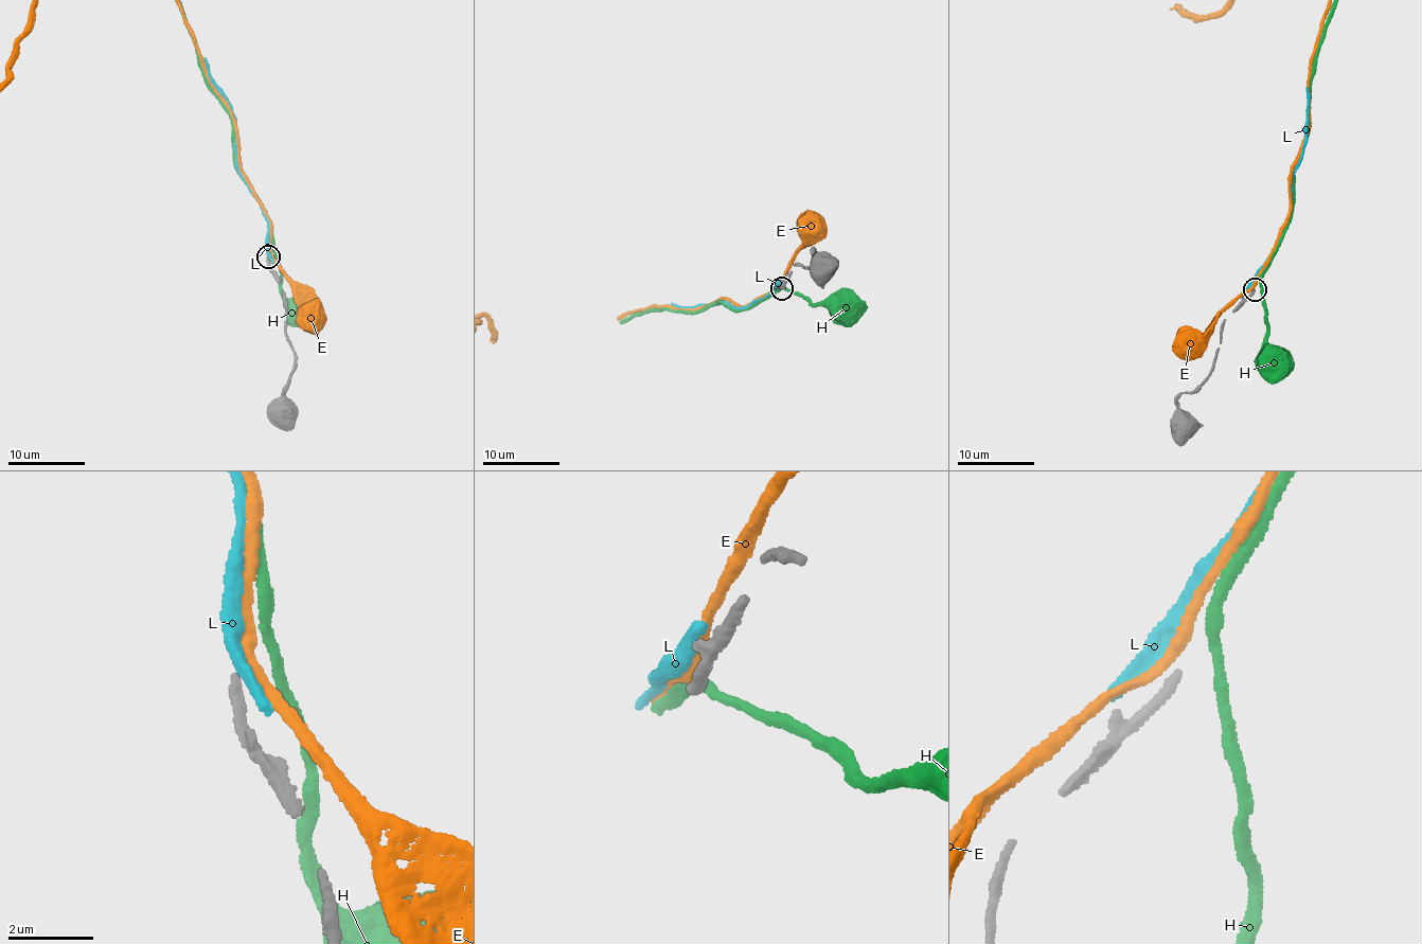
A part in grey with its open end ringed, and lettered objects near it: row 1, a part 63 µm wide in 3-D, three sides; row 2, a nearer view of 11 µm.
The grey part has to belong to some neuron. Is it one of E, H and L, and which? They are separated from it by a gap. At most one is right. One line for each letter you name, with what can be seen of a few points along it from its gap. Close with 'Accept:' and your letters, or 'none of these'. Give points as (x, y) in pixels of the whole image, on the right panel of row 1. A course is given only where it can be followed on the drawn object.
Accept: none of these

